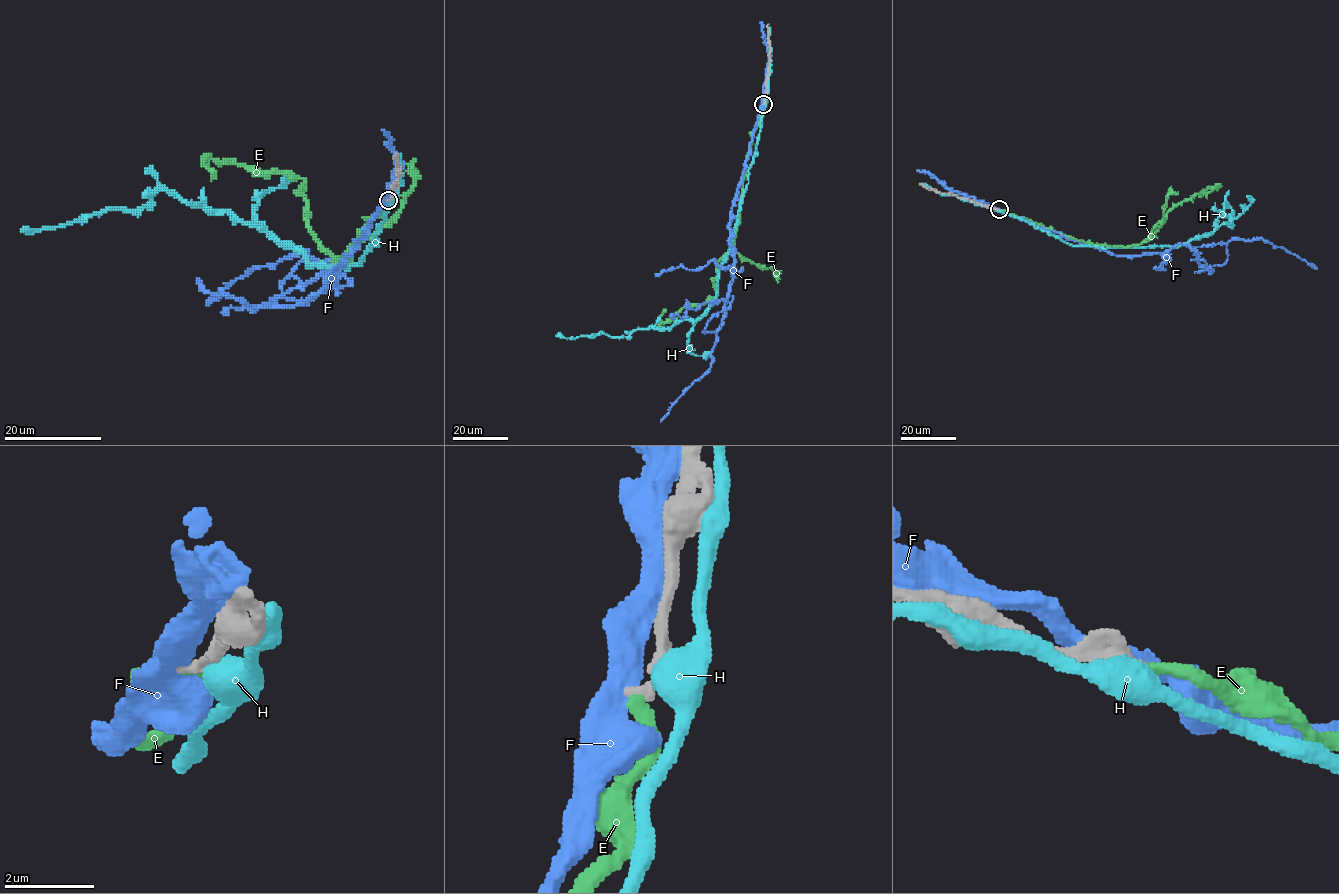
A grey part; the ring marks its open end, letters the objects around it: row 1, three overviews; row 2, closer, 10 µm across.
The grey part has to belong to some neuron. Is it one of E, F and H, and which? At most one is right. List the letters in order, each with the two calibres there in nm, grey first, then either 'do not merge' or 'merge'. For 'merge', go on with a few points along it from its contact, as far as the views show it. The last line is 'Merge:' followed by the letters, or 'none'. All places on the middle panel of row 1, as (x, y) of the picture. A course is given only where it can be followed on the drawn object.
E: calibres 280 and 280 nm; merge; course (763, 104), (746, 159), (734, 246), (718, 261), (716, 293), (663, 322), (663, 312)
F: calibres 280 and 480 nm; do not merge
H: calibres 400 and 650 nm; do not merge
Merge: E

